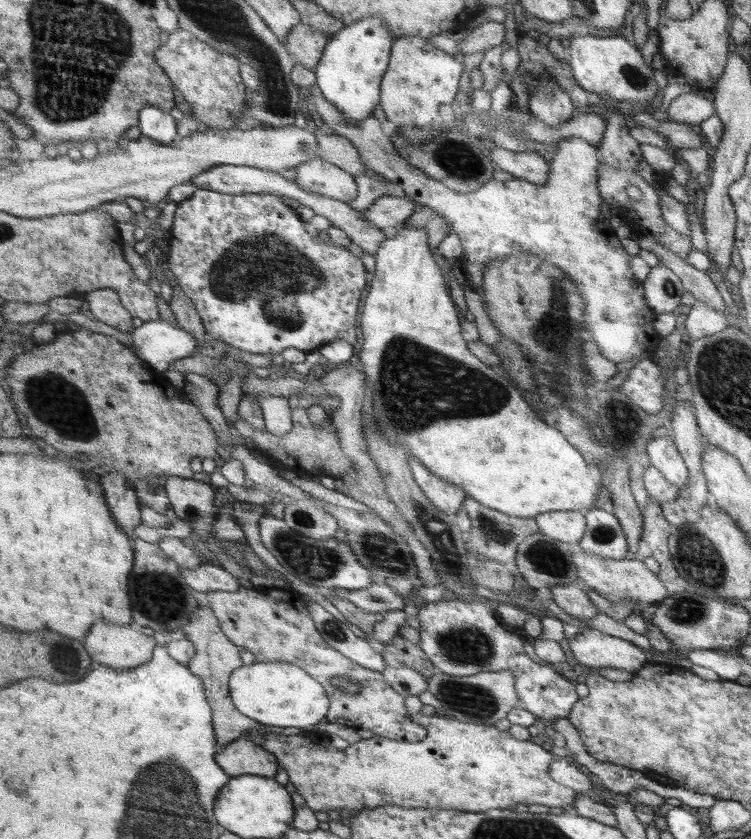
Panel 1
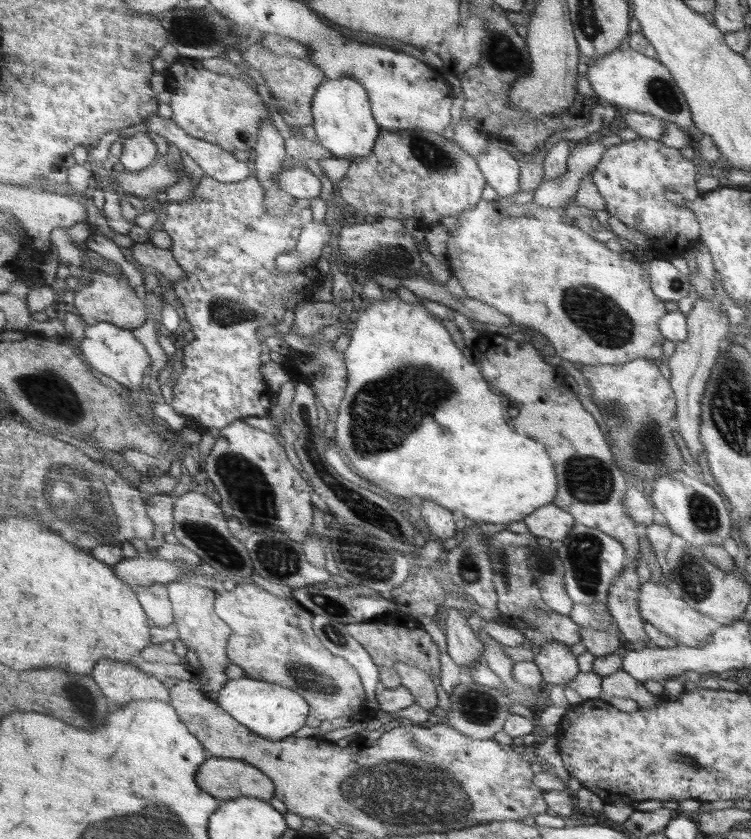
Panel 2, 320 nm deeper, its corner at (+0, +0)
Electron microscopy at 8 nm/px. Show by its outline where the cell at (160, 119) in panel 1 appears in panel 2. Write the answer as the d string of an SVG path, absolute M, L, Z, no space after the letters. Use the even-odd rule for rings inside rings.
M138 132L126 140L121 156L121 168L128 171L148 169L158 160L160 150L158 143L149 132Z

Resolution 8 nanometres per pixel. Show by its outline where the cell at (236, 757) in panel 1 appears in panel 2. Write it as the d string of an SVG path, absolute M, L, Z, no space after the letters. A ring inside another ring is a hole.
M209 758L200 768L197 781L220 802L241 796L274 798L275 783L259 768L234 758Z

